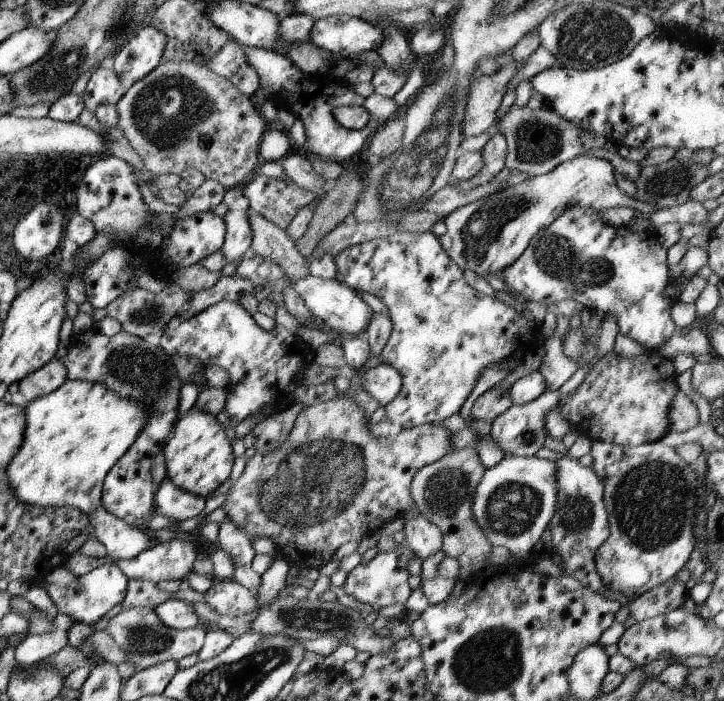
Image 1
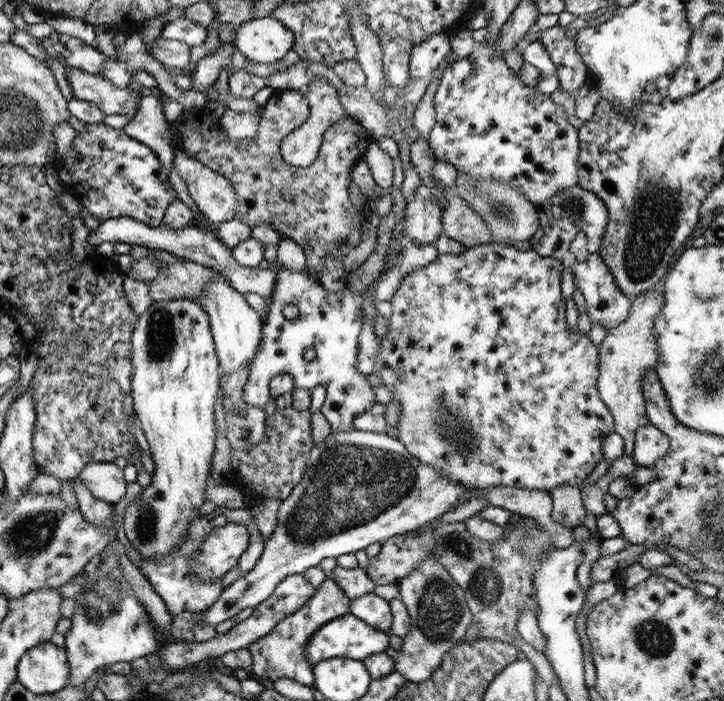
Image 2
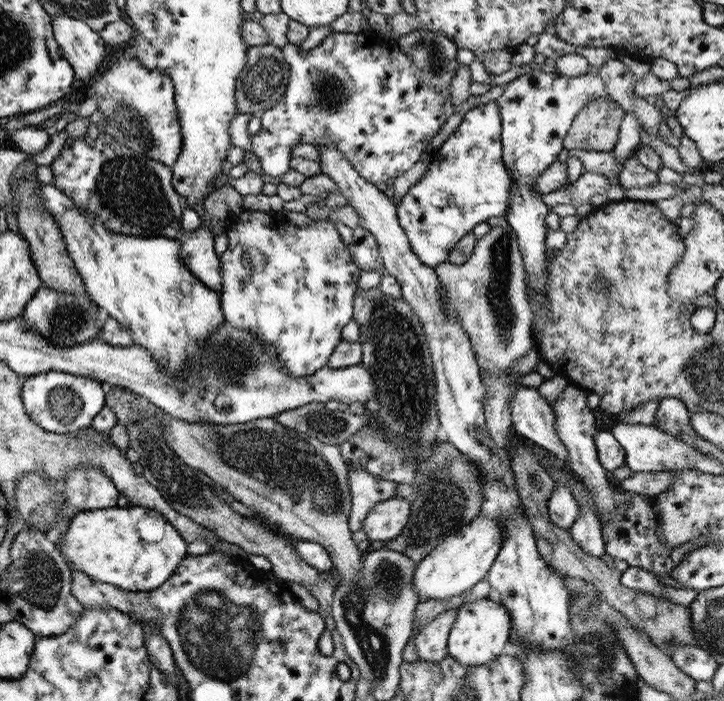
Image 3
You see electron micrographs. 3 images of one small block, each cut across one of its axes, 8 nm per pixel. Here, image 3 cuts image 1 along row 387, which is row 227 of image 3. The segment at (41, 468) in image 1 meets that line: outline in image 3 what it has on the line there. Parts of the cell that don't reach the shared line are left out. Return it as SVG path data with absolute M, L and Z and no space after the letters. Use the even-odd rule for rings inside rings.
M39 181L38 184L40 184L38 194L41 205L57 221L67 254L83 281L85 293L104 316L115 319L119 325L128 330L134 344L145 348L165 374L181 378L185 368L185 358L188 355L199 354L199 348L224 324L218 294L199 282L179 260L181 242L163 236L137 238L137 236L115 234L105 228L105 224L99 218L75 208L71 199L57 190L53 184L47 185Z

